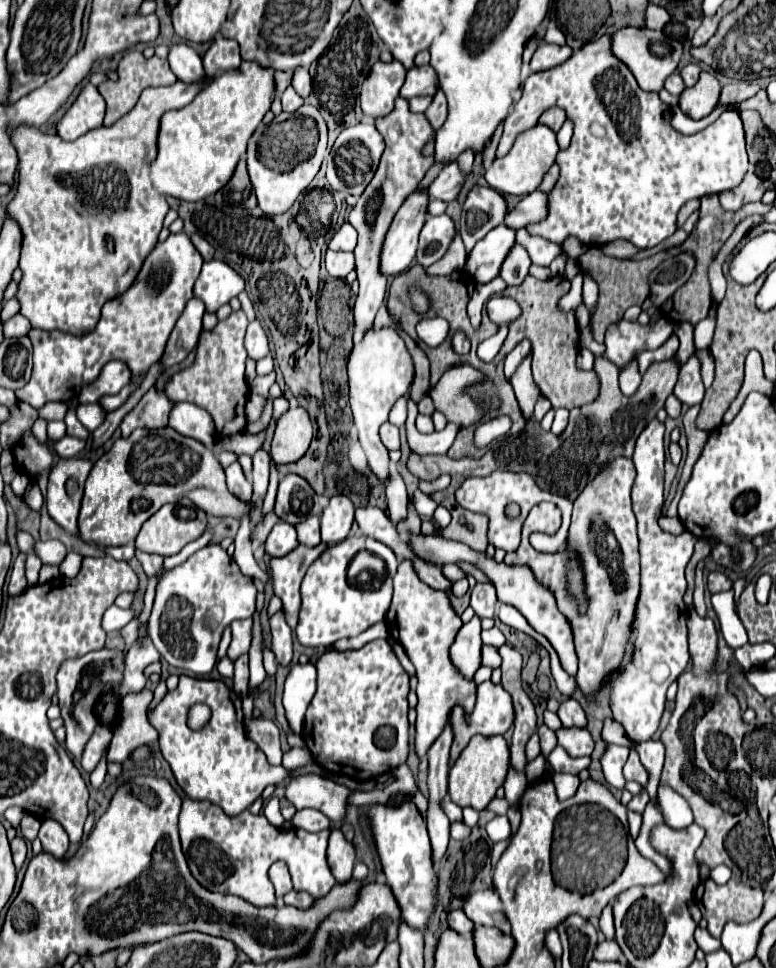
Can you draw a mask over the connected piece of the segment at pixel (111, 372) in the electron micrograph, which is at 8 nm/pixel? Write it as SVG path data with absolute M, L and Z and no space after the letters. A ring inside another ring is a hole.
M113 360L101 370L99 378L93 384L81 388L79 402L93 404L99 402L105 394L117 394L129 382L129 378L129 368L123 362Z

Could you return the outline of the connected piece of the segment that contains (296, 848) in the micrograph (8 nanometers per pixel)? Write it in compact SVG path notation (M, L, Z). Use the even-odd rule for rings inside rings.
M186 798L179 816L179 834L189 868L203 888L241 896L253 906L275 906L275 892L267 876L267 870L275 860L287 862L294 890L319 898L325 896L335 884L325 858L329 830L317 834L305 830L281 830L263 814L251 816L251 812L245 810L239 816L227 816L211 802Z

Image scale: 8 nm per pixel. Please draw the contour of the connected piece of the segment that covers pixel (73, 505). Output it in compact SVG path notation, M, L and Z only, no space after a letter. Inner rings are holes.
M61 458L49 474L49 488L45 496L49 516L71 534L77 534L83 484L91 468L93 462L87 458Z

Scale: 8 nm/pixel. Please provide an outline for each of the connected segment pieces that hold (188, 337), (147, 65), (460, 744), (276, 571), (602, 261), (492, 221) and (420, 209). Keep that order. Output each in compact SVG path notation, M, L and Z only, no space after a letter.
M191 298L177 320L177 326L173 328L173 334L169 336L165 354L163 354L163 364L175 366L183 362L197 346L199 334L201 334L201 318L205 312L205 304L199 298Z
M139 50L125 52L117 70L119 82L105 82L99 86L99 92L107 102L105 126L115 124L123 114L127 114L137 104L143 88L157 84L167 86L165 68L169 68L169 64L157 56L147 60Z
M487 680L487 682L477 686L477 704L475 704L473 714L469 718L465 718L463 716L463 708L455 706L451 710L449 724L453 726L453 746L451 746L451 752L449 752L449 766L451 766L459 758L461 750L469 744L469 740L475 734L495 736L495 734L505 734L511 728L511 724L513 724L513 702L511 702L511 696L501 684L493 684L491 680Z
M325 542L313 548L297 546L291 554L281 558L271 558L269 562L273 590L283 600L283 610L293 630L297 626L297 610L301 610L301 580L307 568L315 562L315 558L325 552L325 548L327 548Z
M591 246L579 258L581 268L589 270L599 284L599 302L597 302L597 312L593 316L593 334L595 334L597 342L603 342L603 334L609 324L623 320L623 314L629 306L633 306L633 304L641 306L645 302L645 298L649 296L649 274L665 258L667 258L667 252L659 252L651 258L645 258L645 260L621 260L621 258L613 258L613 256L603 254L601 248L597 248L597 246Z
M473 186L463 204L461 228L459 228L467 252L489 230L503 224L505 214L507 214L507 200L503 198L503 194L499 194L489 186Z
M425 190L411 192L397 210L393 224L385 236L381 252L381 272L395 276L407 270L415 258L419 232L427 218L429 194Z

